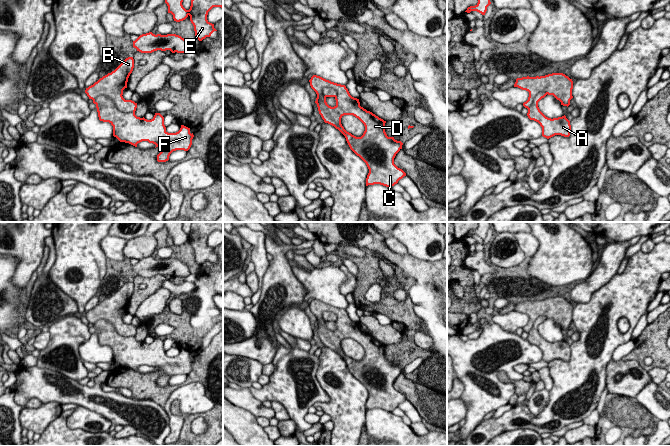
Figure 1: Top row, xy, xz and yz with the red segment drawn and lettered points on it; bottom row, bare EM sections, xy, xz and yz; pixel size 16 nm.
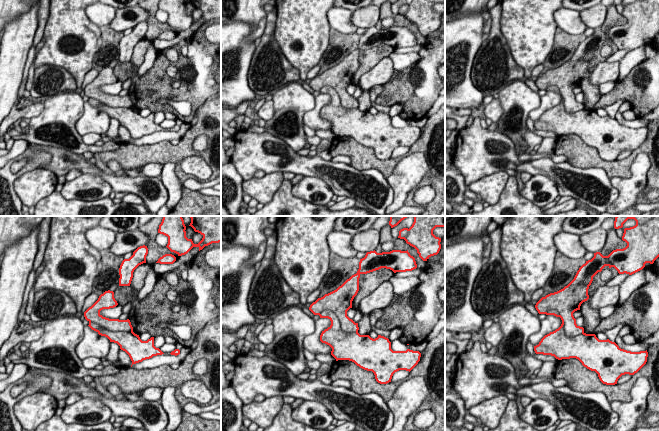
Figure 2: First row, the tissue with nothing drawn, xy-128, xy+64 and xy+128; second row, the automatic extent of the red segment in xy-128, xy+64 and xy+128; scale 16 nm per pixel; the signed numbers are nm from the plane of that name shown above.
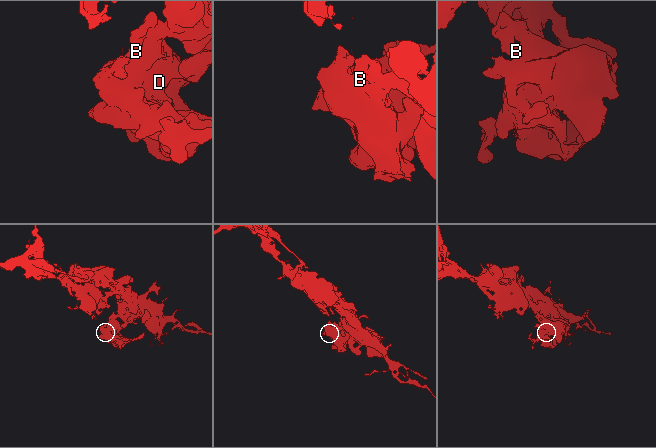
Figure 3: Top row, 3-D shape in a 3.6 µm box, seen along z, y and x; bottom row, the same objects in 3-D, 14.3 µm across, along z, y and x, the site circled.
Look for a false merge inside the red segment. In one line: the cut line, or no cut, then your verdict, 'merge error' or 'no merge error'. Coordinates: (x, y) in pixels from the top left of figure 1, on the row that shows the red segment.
cut none; no merge error

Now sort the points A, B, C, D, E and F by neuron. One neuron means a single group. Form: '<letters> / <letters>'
A B C D E F

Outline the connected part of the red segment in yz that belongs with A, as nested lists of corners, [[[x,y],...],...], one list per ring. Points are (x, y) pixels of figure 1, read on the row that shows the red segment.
[[[552,73],[545,76],[517,78],[514,87],[529,92],[529,97],[523,106],[528,109],[527,116],[542,127],[542,136],[549,139],[555,135],[569,137],[570,121],[566,116],[548,118],[539,109],[538,102],[547,94],[553,95],[563,106],[569,106],[573,98],[573,81],[563,73]]]

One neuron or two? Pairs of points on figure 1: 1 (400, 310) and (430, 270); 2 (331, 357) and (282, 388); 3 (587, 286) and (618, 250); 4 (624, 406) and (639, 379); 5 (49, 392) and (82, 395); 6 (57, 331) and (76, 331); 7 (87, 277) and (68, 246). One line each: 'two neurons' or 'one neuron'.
1: two neurons
2: two neurons
3: one neuron
4: two neurons
5: one neuron
6: one neuron
7: one neuron

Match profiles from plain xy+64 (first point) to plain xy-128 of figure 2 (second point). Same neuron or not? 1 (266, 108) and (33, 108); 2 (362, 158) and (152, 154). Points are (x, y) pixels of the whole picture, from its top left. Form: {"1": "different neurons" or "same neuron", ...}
{"1": "same neuron", "2": "same neuron"}

